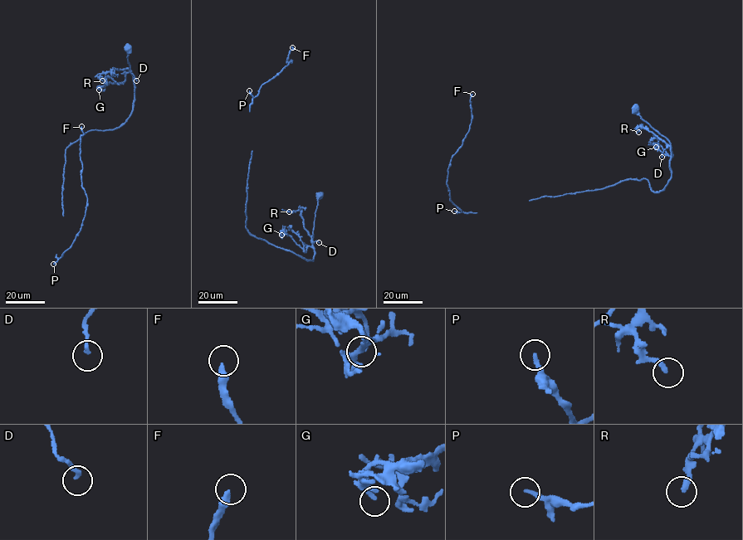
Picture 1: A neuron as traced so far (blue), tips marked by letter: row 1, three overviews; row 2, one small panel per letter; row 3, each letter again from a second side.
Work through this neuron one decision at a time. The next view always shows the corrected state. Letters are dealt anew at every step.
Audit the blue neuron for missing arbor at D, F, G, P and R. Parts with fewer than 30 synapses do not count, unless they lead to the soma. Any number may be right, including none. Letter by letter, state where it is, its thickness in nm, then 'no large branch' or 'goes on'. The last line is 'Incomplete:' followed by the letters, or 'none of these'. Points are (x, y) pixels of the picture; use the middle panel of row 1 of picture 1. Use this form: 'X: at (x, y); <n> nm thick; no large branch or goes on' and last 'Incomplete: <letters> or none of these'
D: at (319, 242); 180 nm thick; no large branch
F: at (292, 47); 340 nm thick; goes on
G: at (281, 235); 240 nm thick; no large branch
P: at (249, 90); 190 nm thick; goes on
R: at (289, 211); 260 nm thick; no large branch
Incomplete: F, P

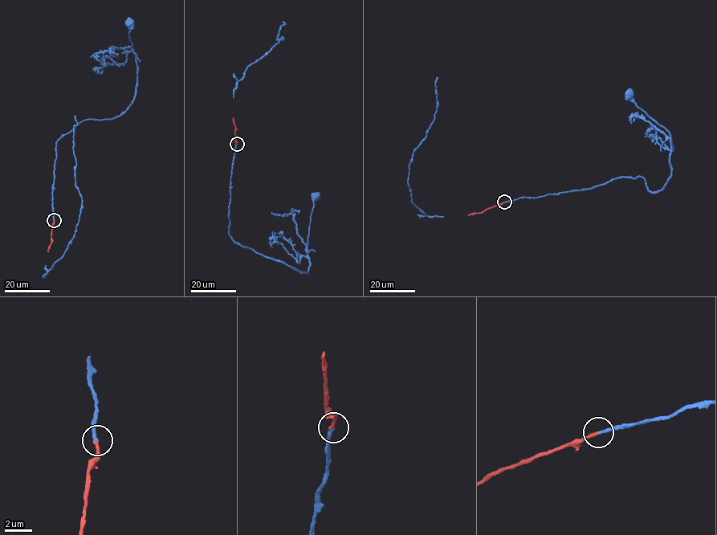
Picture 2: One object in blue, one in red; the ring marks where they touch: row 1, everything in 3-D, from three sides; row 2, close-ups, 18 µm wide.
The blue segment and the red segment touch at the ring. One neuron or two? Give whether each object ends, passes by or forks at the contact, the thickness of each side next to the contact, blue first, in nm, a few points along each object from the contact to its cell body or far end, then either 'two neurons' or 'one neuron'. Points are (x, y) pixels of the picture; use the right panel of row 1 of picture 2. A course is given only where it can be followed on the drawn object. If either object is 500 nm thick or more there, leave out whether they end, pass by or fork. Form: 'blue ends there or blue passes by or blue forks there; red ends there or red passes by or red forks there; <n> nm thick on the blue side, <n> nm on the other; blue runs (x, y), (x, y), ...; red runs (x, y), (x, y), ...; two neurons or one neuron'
blue ends there; red ends there; 240 nm thick on the blue side, 220 nm on the other; blue runs (504, 202), (591, 189), (625, 177), (640, 176), (649, 192), (661, 190), (671, 173), (670, 133), (629, 95); red runs (504, 202), (468, 215); one neuron

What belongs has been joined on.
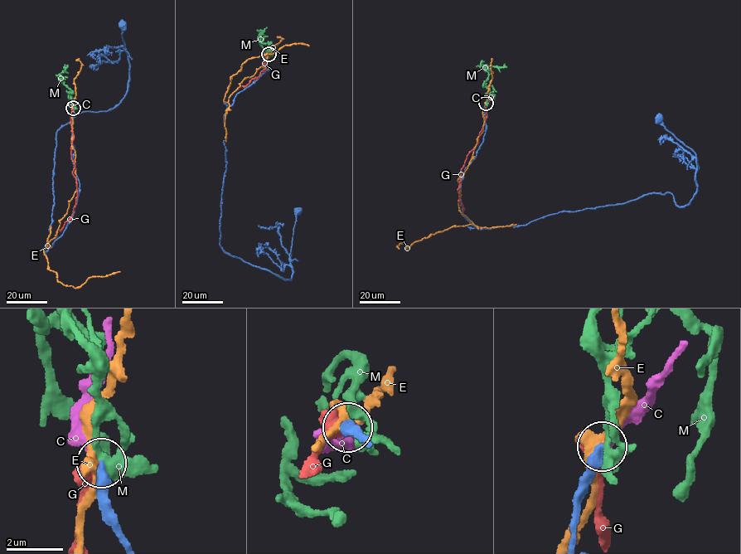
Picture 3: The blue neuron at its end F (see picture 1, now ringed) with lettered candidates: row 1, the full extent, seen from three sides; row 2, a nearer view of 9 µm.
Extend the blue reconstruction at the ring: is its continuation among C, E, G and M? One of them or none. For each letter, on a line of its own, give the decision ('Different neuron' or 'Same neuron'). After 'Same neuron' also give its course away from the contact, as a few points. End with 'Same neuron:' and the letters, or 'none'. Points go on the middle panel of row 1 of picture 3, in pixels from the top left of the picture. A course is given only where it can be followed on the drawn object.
C: Different neuron
E: Different neuron
G: Different neuron
M: Different neuron
Same neuron: none

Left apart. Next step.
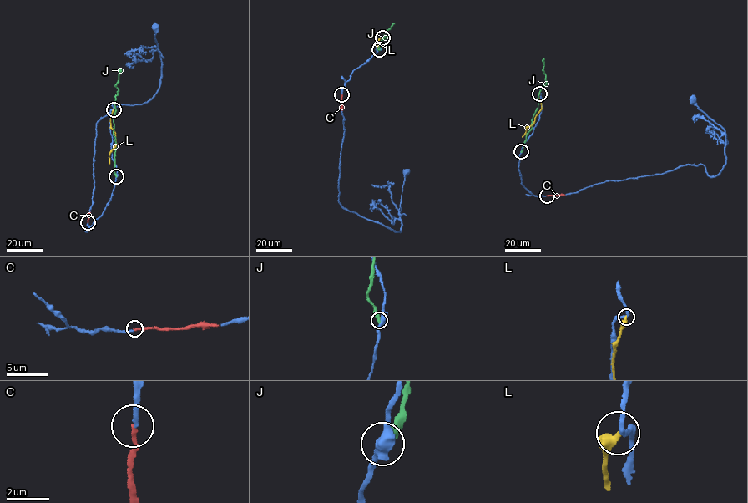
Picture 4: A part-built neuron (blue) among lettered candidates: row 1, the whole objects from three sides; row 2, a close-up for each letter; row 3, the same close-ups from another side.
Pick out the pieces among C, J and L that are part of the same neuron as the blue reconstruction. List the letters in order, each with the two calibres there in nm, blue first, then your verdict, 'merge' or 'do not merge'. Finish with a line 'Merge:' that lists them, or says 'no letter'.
C: calibres 180 and 180 nm; merge
J: calibres 480 and 420 nm; do not merge
L: calibres 200 and 420 nm; do not merge
Merge: C

